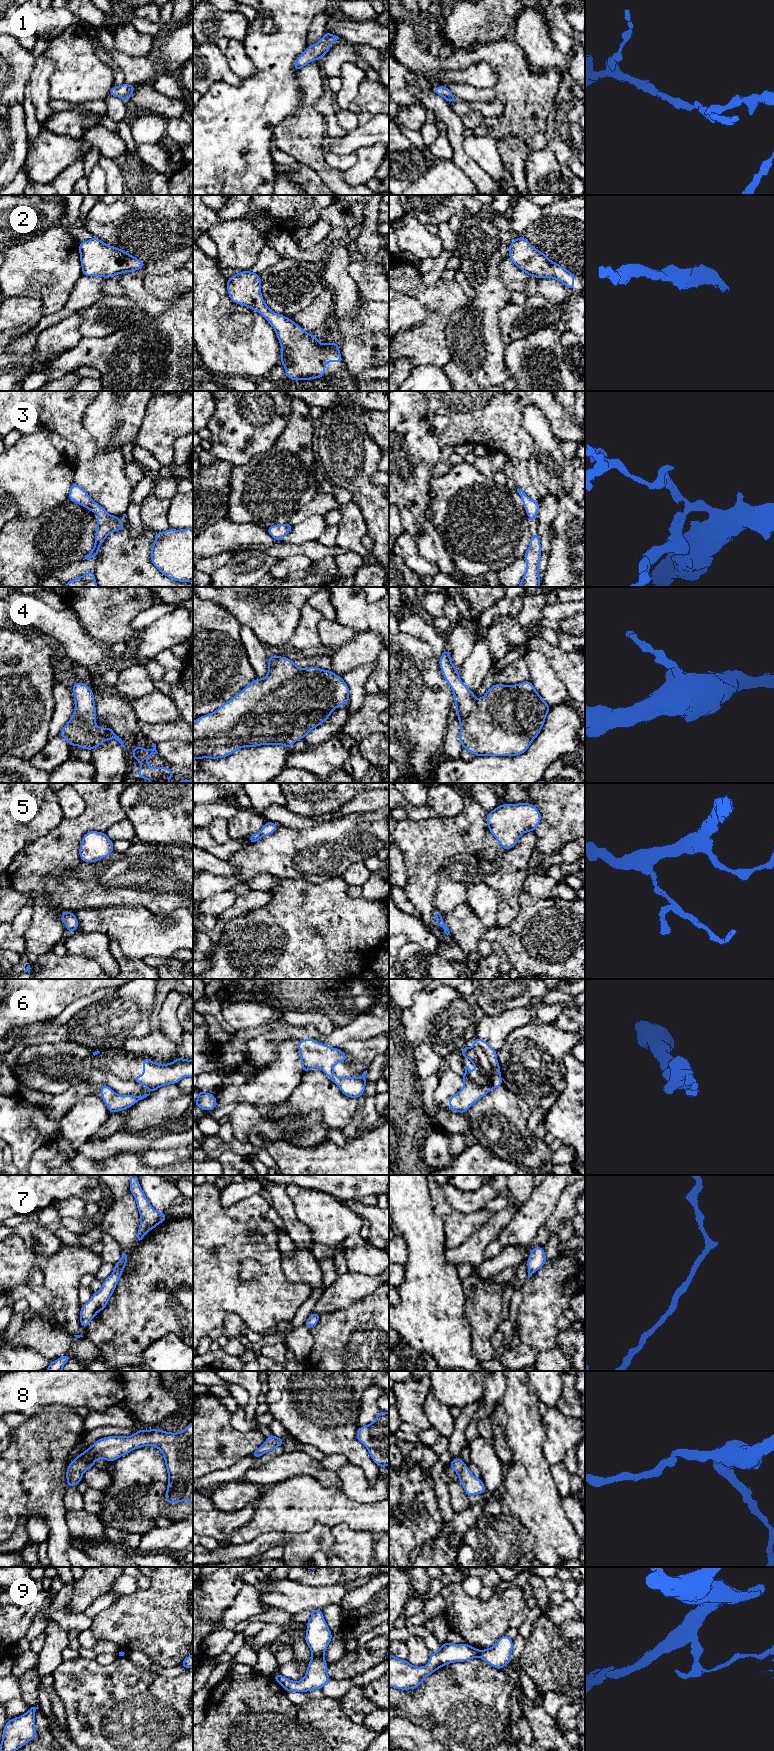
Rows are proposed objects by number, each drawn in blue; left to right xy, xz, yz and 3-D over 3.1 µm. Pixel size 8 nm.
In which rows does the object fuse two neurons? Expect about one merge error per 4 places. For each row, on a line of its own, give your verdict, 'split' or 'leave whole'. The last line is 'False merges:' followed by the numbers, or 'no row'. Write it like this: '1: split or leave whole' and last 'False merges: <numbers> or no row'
1: leave whole
2: leave whole
3: leave whole
4: leave whole
5: leave whole
6: leave whole
7: leave whole
8: leave whole
9: split
False merges: 9

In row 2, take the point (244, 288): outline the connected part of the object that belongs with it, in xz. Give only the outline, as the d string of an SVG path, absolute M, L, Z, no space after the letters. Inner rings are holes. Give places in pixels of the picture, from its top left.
M242 271L226 281L228 295L235 304L260 313L274 328L287 378L293 381L323 378L328 362L343 362L338 343L320 343L312 333L305 332L290 318L276 314L266 305L258 273Z

